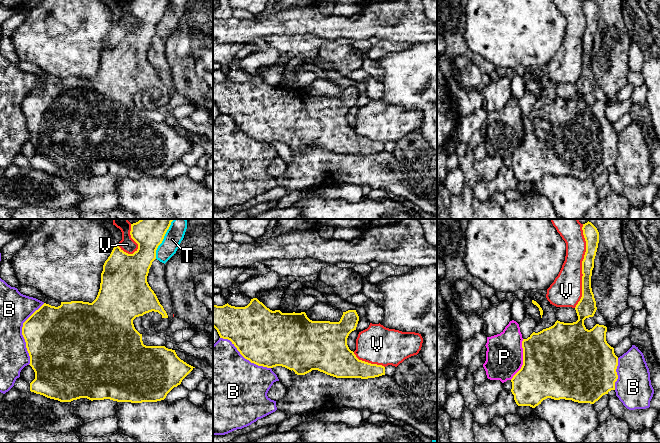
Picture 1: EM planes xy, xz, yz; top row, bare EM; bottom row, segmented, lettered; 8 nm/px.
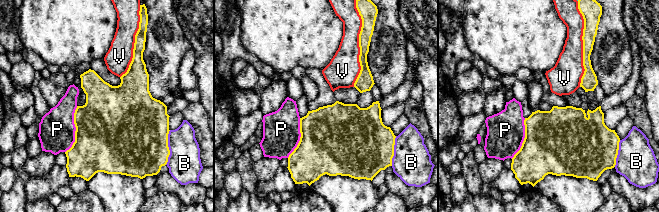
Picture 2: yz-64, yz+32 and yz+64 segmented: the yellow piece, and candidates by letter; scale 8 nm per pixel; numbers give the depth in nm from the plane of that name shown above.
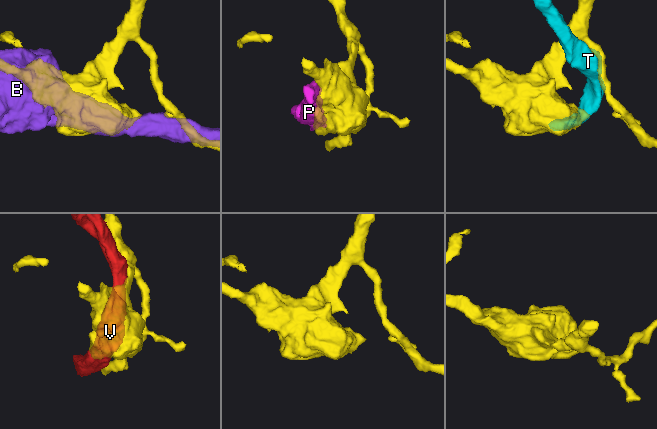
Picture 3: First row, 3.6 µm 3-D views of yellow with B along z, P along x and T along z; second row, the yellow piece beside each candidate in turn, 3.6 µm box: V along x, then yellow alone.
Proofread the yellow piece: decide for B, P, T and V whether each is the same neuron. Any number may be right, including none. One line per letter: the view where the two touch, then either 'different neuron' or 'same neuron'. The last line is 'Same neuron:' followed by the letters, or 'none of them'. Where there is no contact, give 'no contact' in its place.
B: contact in xy; different neuron
P: contact in yz; different neuron
T: contact in xy; different neuron
V: contact in yz; different neuron
Same neuron: none of them

